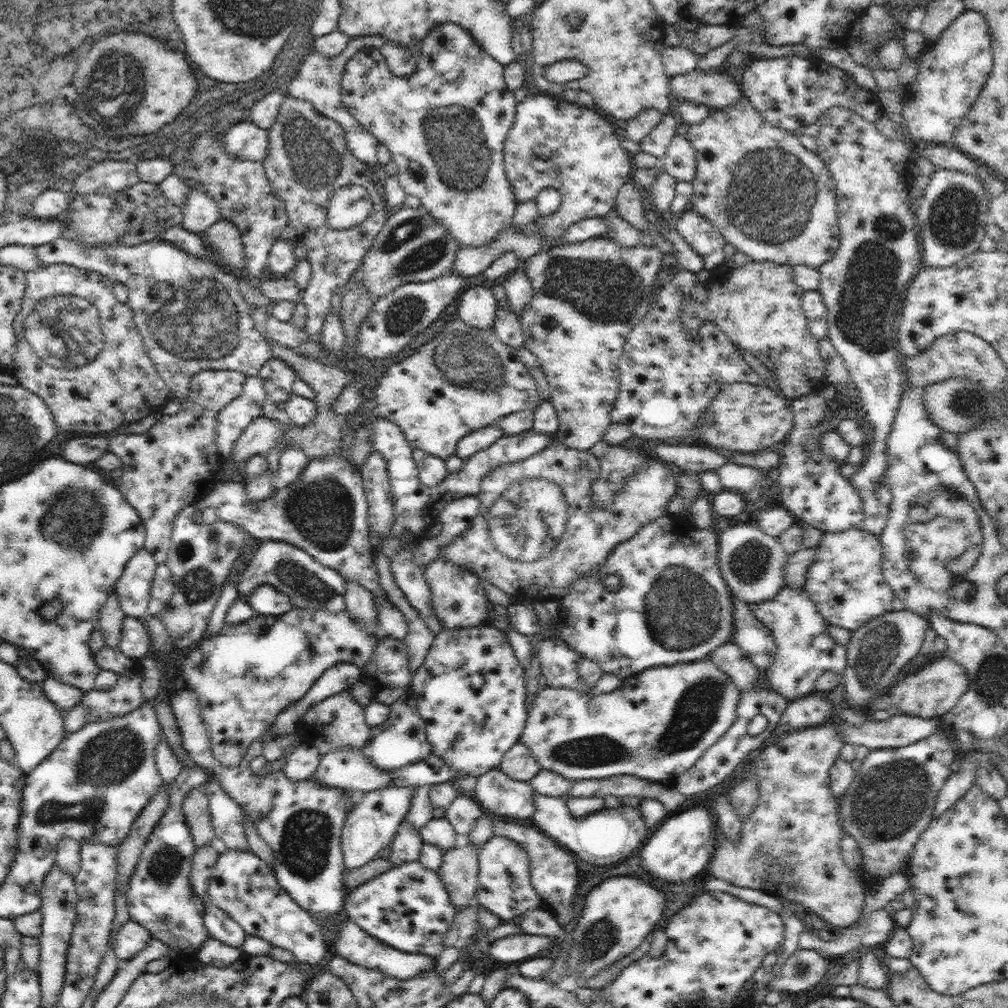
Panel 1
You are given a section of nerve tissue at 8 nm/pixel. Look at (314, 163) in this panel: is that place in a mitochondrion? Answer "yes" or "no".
yes

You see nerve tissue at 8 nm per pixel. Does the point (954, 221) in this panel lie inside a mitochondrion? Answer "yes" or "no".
yes

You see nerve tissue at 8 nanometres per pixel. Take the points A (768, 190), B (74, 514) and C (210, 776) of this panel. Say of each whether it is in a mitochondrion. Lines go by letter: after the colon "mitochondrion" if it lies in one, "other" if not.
A: mitochondrion
B: mitochondrion
C: other

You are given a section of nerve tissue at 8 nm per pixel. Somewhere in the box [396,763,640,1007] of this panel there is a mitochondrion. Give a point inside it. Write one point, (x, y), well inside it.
(599, 936)

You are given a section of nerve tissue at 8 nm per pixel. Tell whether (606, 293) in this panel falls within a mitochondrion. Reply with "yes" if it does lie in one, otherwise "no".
yes

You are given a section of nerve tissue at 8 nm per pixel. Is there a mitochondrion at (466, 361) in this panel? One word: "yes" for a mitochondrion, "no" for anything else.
yes

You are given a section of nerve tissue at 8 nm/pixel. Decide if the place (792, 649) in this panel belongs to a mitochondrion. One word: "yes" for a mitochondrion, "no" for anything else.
no

